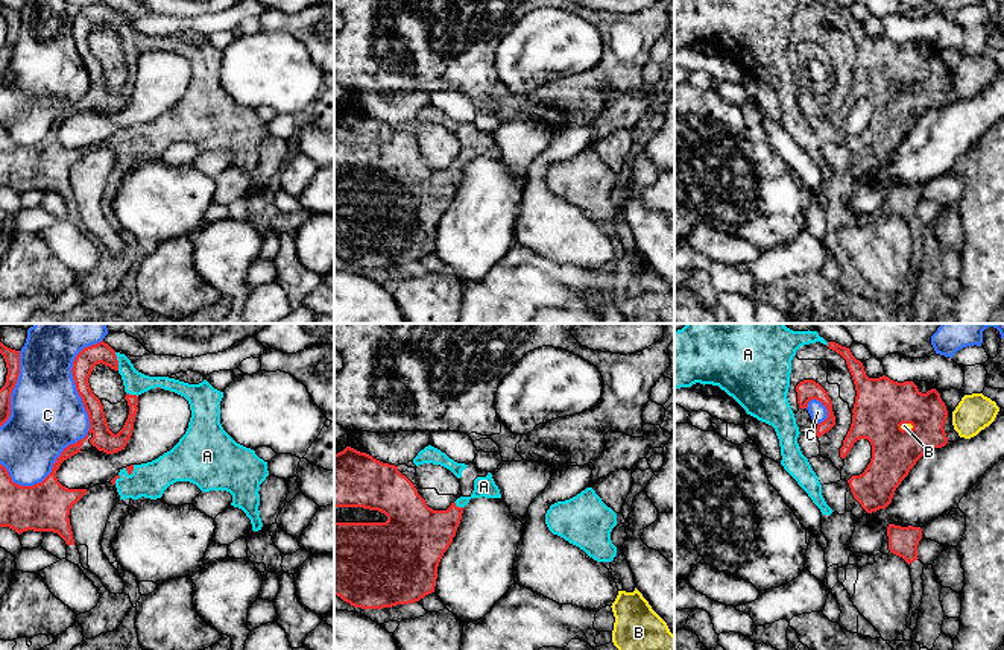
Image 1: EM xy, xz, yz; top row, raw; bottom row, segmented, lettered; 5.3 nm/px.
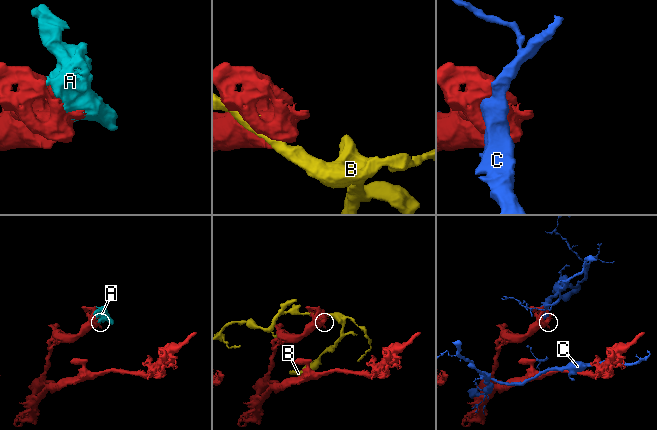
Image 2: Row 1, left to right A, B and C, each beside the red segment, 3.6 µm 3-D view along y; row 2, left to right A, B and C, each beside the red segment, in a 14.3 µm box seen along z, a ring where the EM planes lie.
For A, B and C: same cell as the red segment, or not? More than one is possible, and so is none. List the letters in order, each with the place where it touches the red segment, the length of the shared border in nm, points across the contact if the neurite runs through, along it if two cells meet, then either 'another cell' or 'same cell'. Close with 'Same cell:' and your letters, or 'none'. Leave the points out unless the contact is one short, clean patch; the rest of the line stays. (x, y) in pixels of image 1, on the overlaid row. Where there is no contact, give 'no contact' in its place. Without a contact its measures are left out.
A: contact xy (117, 362); length 100 nm; same cell
B: contact yz (907, 422); length 80 nm; another cell
C: contact xy (90, 422); length 900 nm; another cell
Same cell: A

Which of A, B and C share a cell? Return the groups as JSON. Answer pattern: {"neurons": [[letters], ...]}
{"neurons": [["A"], ["B"], ["C"]]}

